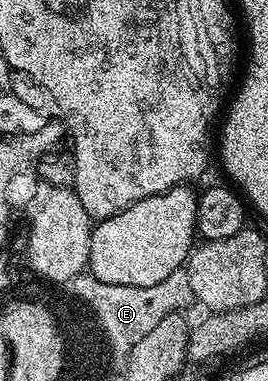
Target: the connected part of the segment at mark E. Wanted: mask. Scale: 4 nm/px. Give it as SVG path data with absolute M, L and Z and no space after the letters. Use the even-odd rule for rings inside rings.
M180 270L169 274L165 282L157 282L157 286L113 286L109 282L98 283L90 274L80 274L73 281L75 292L88 304L90 315L101 319L107 328L111 344L116 353L123 353L135 342L145 338L161 318L174 312L182 313L187 303L192 303L191 287L186 271Z

